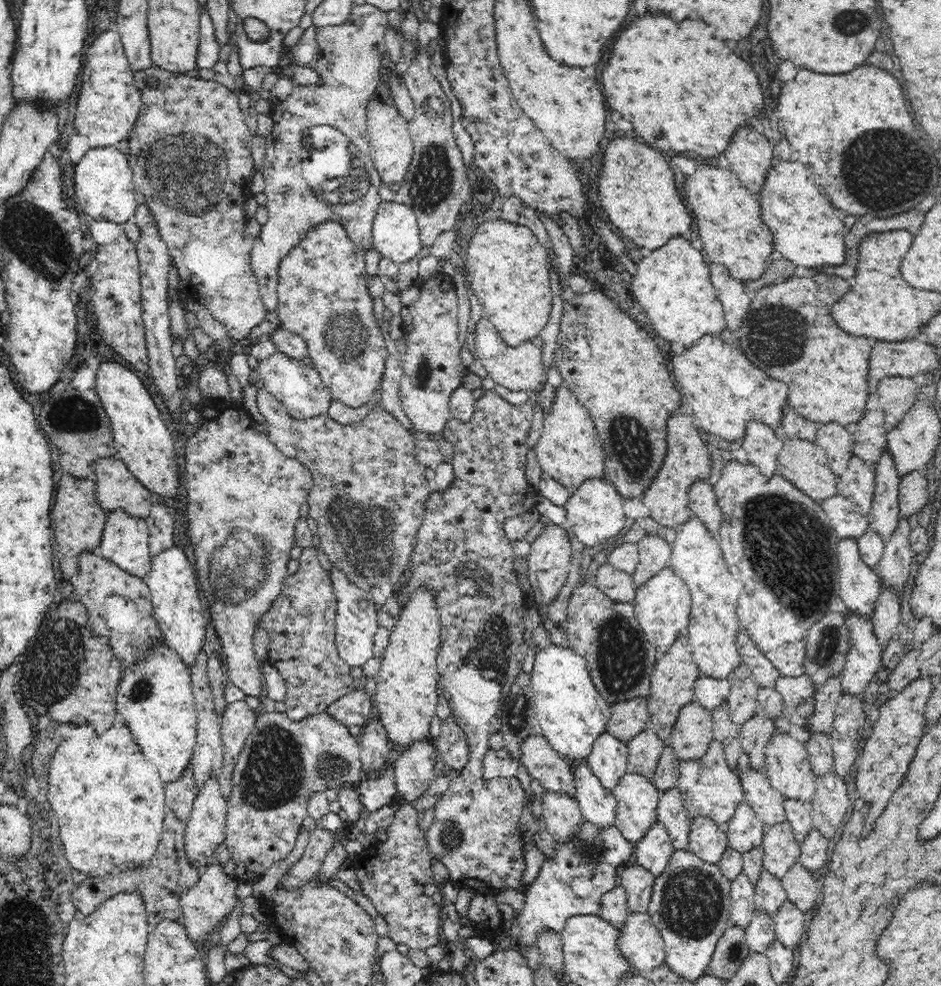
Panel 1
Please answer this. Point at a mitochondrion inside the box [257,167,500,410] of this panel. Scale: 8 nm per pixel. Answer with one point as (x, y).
(342, 334)

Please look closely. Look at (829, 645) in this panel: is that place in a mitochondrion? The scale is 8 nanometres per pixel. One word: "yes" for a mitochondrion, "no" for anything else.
yes

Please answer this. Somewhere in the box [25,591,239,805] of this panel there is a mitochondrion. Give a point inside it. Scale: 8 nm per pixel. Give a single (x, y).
(140, 692)

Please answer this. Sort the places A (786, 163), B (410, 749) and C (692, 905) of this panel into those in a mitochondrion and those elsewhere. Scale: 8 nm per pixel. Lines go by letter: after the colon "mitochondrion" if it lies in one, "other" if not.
A: other
B: other
C: mitochondrion

